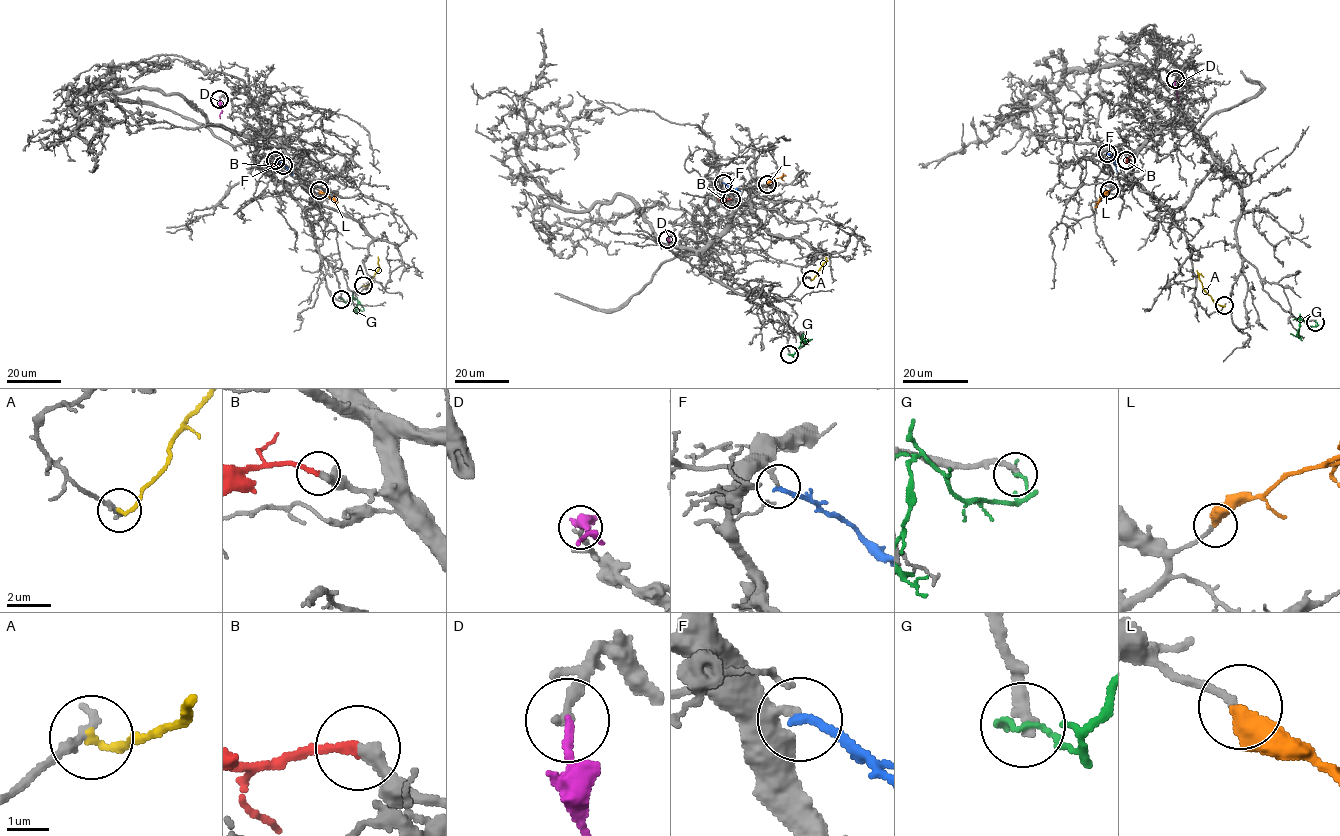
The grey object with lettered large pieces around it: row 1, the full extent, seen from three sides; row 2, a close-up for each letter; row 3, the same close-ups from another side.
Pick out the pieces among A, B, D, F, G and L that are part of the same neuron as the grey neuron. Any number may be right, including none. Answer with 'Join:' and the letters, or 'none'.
Join: B, D, L

